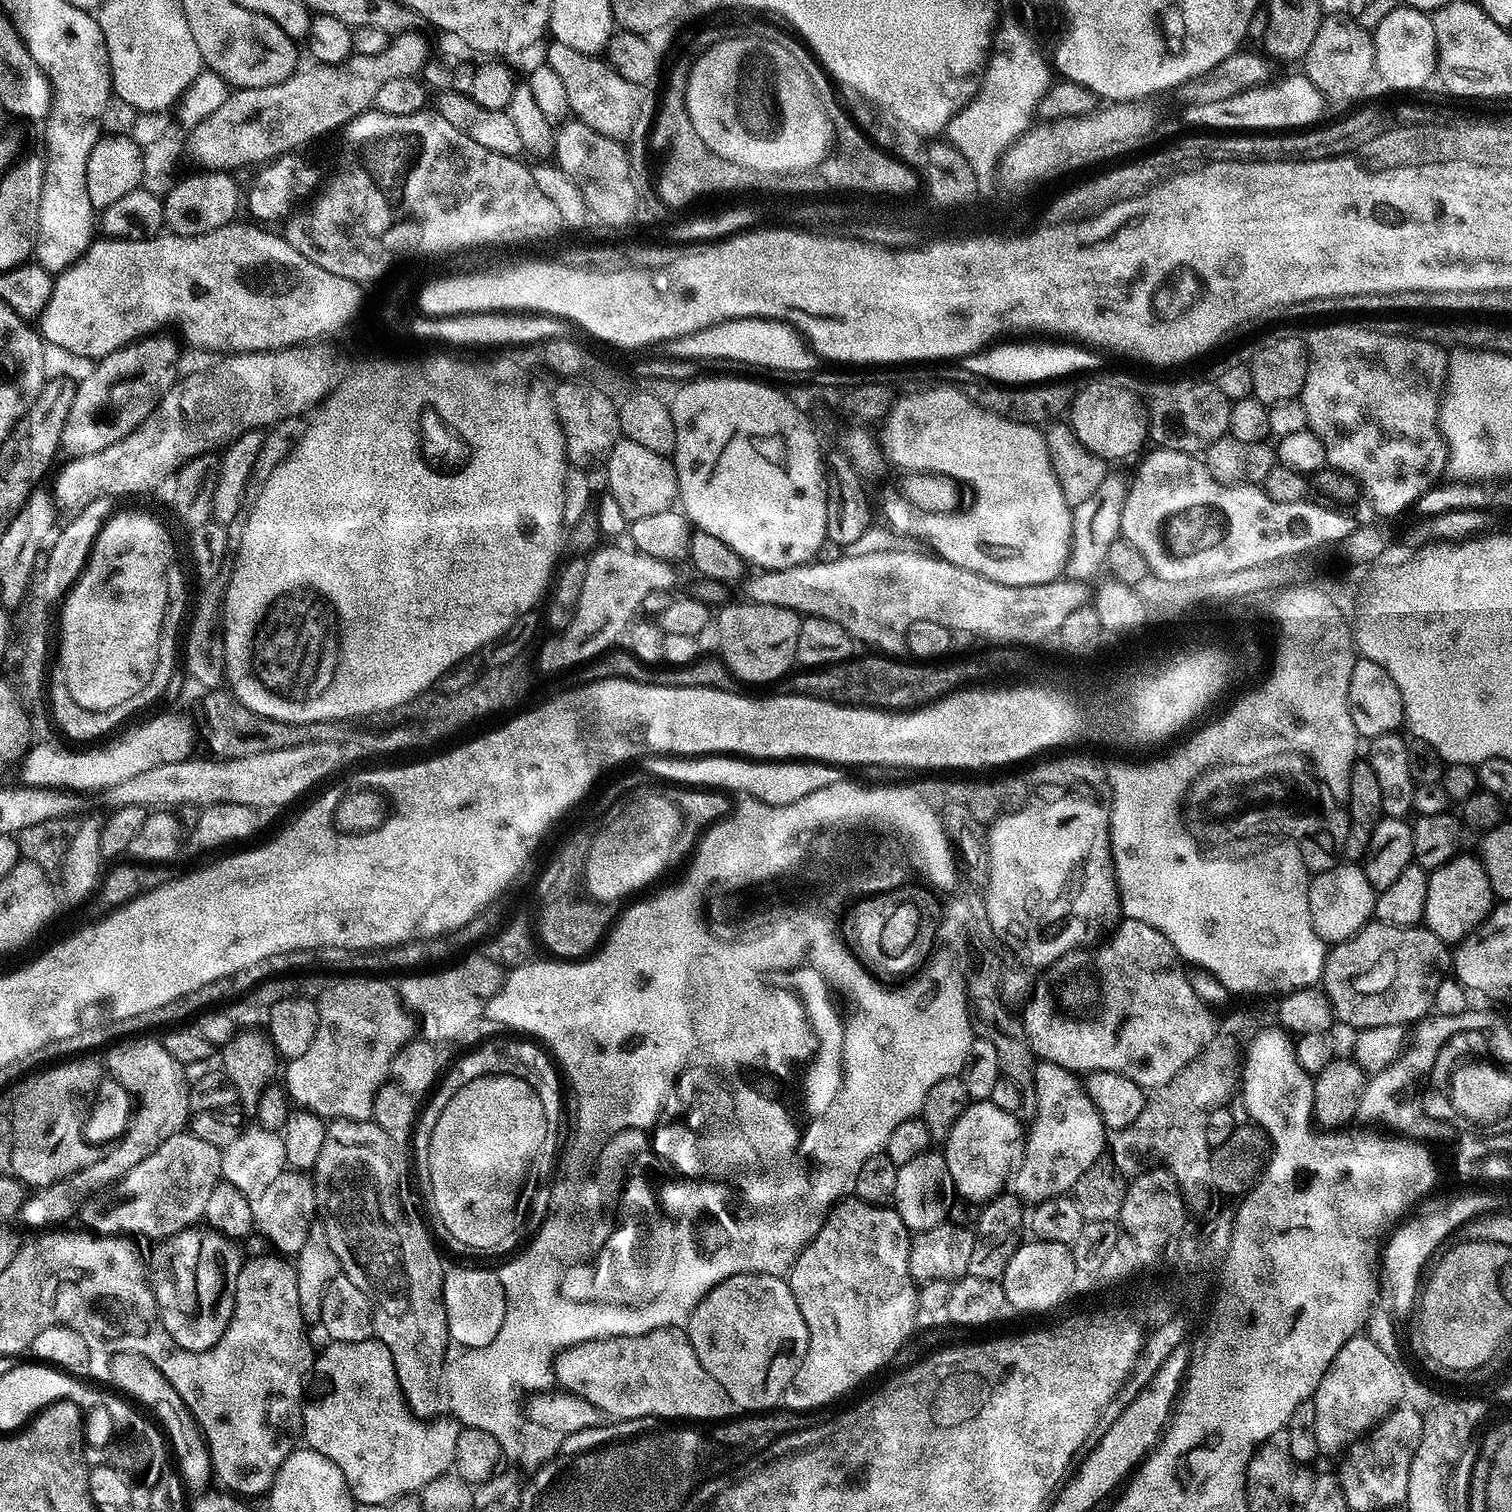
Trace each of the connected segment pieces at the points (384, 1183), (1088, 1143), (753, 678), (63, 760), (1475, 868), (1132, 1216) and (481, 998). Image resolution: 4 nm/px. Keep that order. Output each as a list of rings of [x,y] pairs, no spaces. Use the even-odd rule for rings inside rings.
[[[336,1118],[326,1127],[326,1138],[322,1142],[322,1154],[318,1154],[316,1159],[314,1176],[321,1185],[324,1183],[328,1187],[328,1193],[325,1196],[323,1193],[322,1196],[322,1223],[326,1238],[330,1242],[330,1250],[334,1250],[334,1254],[340,1263],[341,1273],[346,1278],[350,1278],[350,1282],[354,1282],[354,1286],[358,1286],[358,1290],[362,1290],[362,1294],[366,1294],[370,1298],[374,1309],[374,1336],[375,1339],[383,1342],[386,1350],[390,1350],[390,1358],[394,1358],[394,1370],[399,1380],[399,1386],[403,1391],[405,1403],[420,1419],[431,1419],[439,1413],[437,1411],[444,1404],[442,1399],[443,1377],[446,1357],[449,1355],[449,1353],[447,1354],[448,1346],[450,1347],[447,1308],[443,1300],[443,1280],[446,1264],[440,1261],[440,1252],[436,1249],[436,1244],[432,1241],[432,1236],[428,1233],[423,1218],[416,1213],[416,1204],[412,1201],[411,1190],[408,1189],[408,1164],[404,1161],[404,1156],[400,1152],[403,1151],[392,1141],[390,1134],[386,1134],[386,1130],[382,1130],[371,1120]]]
[[[1040,1060],[1033,1070],[1033,1088],[1036,1091],[1036,1140],[1025,1139],[1024,1157],[1010,1181],[1011,1191],[1028,1206],[1071,1193],[1078,1178],[1082,1178],[1090,1166],[1101,1163],[1106,1152],[1104,1123],[1077,1073],[1058,1066],[1053,1060]]]
[[[728,604],[721,612],[717,611],[714,616],[714,632],[720,639],[720,652],[725,664],[728,665],[729,673],[748,684],[768,684],[779,676],[788,672],[791,664],[797,663],[796,647],[798,646],[798,630],[802,619],[801,613],[783,608],[782,606],[766,606],[765,604]]]
[[[156,716],[138,725],[133,732],[123,732],[112,738],[117,740],[109,739],[105,748],[88,746],[85,752],[67,752],[56,742],[33,743],[22,761],[23,783],[30,788],[63,788],[81,794],[96,794],[118,786],[118,782],[126,782],[126,778],[134,778],[134,774],[142,770],[186,760],[193,755],[192,743],[196,740],[196,732],[184,716]]]
[[[1461,854],[1455,856],[1453,860],[1450,862],[1446,862],[1440,868],[1431,869],[1428,872],[1428,889],[1426,890],[1426,910],[1424,911],[1424,918],[1422,921],[1423,927],[1428,928],[1434,934],[1438,934],[1438,938],[1442,938],[1445,944],[1452,946],[1461,940],[1468,939],[1468,935],[1471,932],[1476,931],[1477,928],[1480,927],[1481,924],[1484,923],[1485,920],[1488,919],[1489,914],[1491,914],[1494,907],[1494,893],[1492,891],[1492,887],[1490,886],[1490,878],[1486,878],[1486,870],[1482,866],[1482,862],[1475,855],[1467,856],[1467,854]]]
[[[1149,1168],[1130,1181],[1128,1189],[1120,1200],[1118,1223],[1122,1232],[1140,1239],[1140,1243],[1153,1245],[1166,1244],[1170,1238],[1185,1231],[1184,1196],[1182,1185],[1166,1168]]]
[[[482,952],[463,960],[456,966],[405,977],[406,980],[398,986],[405,1005],[411,1011],[430,1018],[435,1034],[444,1040],[462,1035],[480,1016],[483,1017],[488,1002],[501,988],[506,975],[500,964],[486,958]]]

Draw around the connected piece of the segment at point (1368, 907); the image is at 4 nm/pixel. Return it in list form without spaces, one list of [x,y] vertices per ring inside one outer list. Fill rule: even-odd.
[[[1341,862],[1334,870],[1317,872],[1308,881],[1308,901],[1310,902],[1310,922],[1314,926],[1314,934],[1324,941],[1325,945],[1341,944],[1373,919],[1376,911],[1376,894],[1378,889],[1370,886],[1370,878],[1366,878],[1363,867],[1356,862]]]

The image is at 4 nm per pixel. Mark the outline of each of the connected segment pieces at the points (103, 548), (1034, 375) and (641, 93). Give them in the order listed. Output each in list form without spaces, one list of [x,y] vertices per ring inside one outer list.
[[[132,510],[117,511],[107,522],[104,527],[104,536],[101,537],[101,545],[96,544],[96,556],[92,556],[92,572],[88,572],[88,576],[84,576],[84,584],[80,584],[80,588],[76,588],[76,596],[65,595],[62,600],[63,612],[60,616],[60,622],[64,626],[65,642],[63,651],[63,672],[66,678],[66,684],[72,684],[72,693],[74,694],[74,702],[78,702],[78,706],[86,706],[86,710],[110,710],[114,706],[122,706],[127,704],[131,698],[131,692],[136,692],[139,684],[144,684],[146,679],[146,669],[149,666],[151,653],[154,651],[154,637],[158,635],[158,625],[152,620],[158,620],[158,602],[160,602],[160,564],[166,562],[166,544],[162,544],[162,536],[160,531],[151,525],[145,516],[136,516]]]
[[[998,342],[979,352],[963,357],[960,364],[970,374],[986,378],[1000,386],[1031,386],[1056,382],[1078,372],[1092,372],[1102,364],[1103,355],[1072,342]]]
[[[555,42],[549,45],[546,63],[562,77],[575,119],[590,126],[590,130],[598,130],[598,134],[614,138],[625,146],[631,145],[631,140],[640,140],[643,136],[645,139],[649,135],[658,107],[657,97],[652,97],[653,89],[649,85],[629,82],[603,59],[584,56],[570,50],[570,46]]]

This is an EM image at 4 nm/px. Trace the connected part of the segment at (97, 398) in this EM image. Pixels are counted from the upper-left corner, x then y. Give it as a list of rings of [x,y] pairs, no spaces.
[[[153,334],[95,361],[92,373],[77,383],[70,414],[62,426],[60,452],[68,458],[98,454],[130,434],[176,385],[176,346],[166,334]]]

